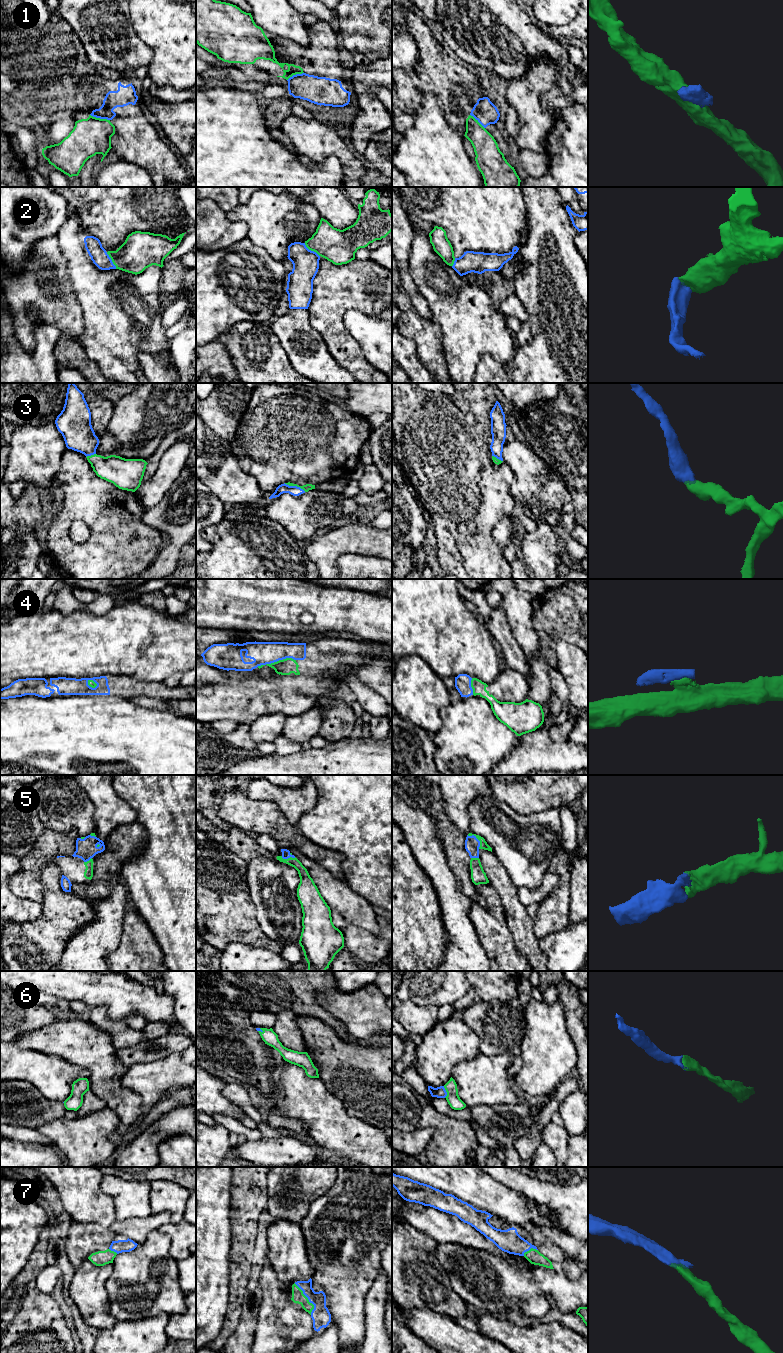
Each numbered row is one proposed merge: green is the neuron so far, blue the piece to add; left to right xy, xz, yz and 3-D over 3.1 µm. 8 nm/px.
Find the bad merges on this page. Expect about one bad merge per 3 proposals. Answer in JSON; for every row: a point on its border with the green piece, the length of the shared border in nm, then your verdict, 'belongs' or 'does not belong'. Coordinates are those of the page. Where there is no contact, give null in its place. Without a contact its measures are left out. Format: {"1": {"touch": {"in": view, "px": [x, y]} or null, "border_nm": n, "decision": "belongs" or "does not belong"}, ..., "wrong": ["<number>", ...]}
{"1": {"touch": {"in": "xy", "px": [99, 118]}, "border_nm": 170, "decision": "does not belong"}, "2": {"touch": {"in": "xz", "px": [311, 250]}, "border_nm": 170, "decision": "belongs"}, "3": {"touch": {"in": "xz", "px": [295, 485]}, "border_nm": 190, "decision": "belongs"}, "4": {"touch": {"in": "xz", "px": [277, 661]}, "border_nm": 320, "decision": "does not belong"}, "5": {"touch": {"in": "yz", "px": [477, 838]}, "border_nm": 150, "decision": "belongs"}, "6": {"touch": {"in": "yz", "px": [446, 1091]}, "border_nm": 100, "decision": "belongs"}, "7": {"touch": {"in": "xz", "px": [307, 1299]}, "border_nm": 300, "decision": "belongs"}, "wrong": ["1", "4"]}

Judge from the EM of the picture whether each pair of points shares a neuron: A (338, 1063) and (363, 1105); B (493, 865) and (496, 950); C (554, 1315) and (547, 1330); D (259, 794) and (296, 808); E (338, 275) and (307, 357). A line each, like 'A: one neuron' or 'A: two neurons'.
A: one neuron
B: two neurons
C: two neurons
D: one neuron
E: two neurons

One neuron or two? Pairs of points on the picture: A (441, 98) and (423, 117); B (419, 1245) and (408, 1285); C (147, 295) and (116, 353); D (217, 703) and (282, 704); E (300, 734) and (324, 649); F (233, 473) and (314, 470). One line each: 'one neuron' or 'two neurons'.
A: two neurons
B: one neuron
C: one neuron
D: one neuron
E: two neurons
F: two neurons

